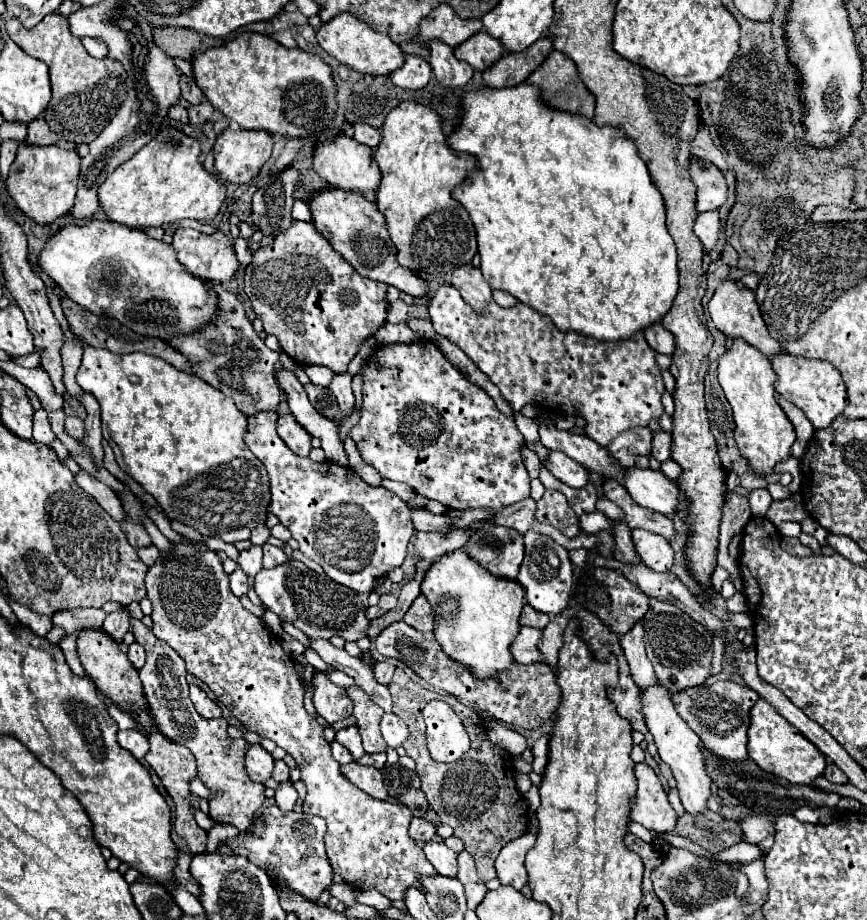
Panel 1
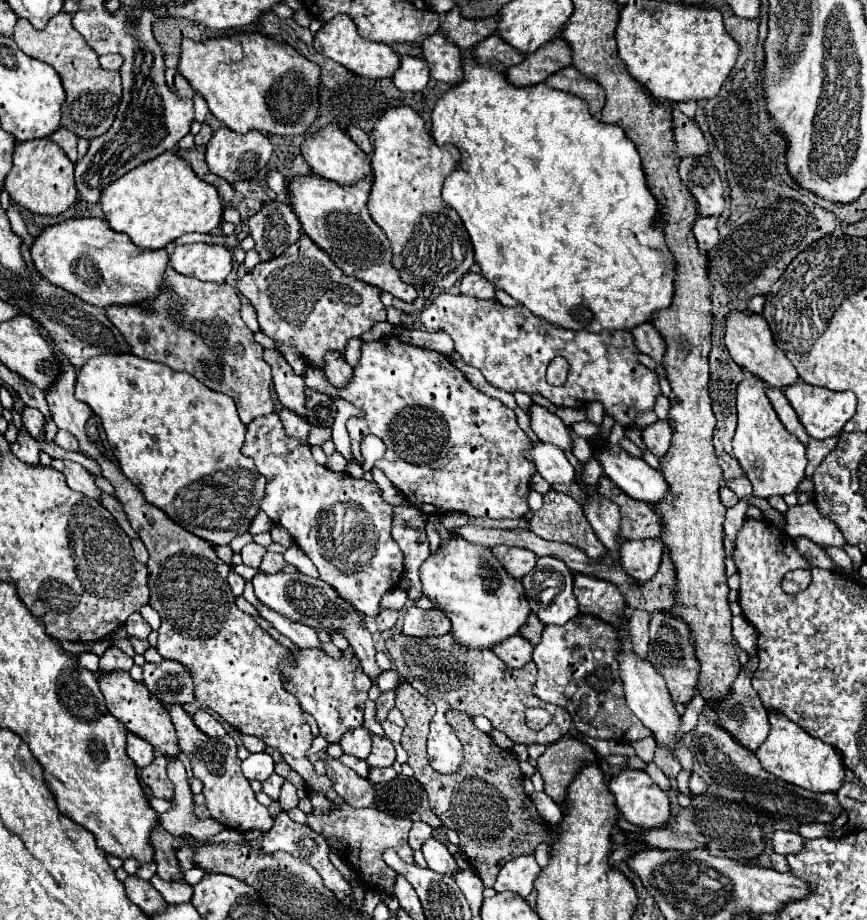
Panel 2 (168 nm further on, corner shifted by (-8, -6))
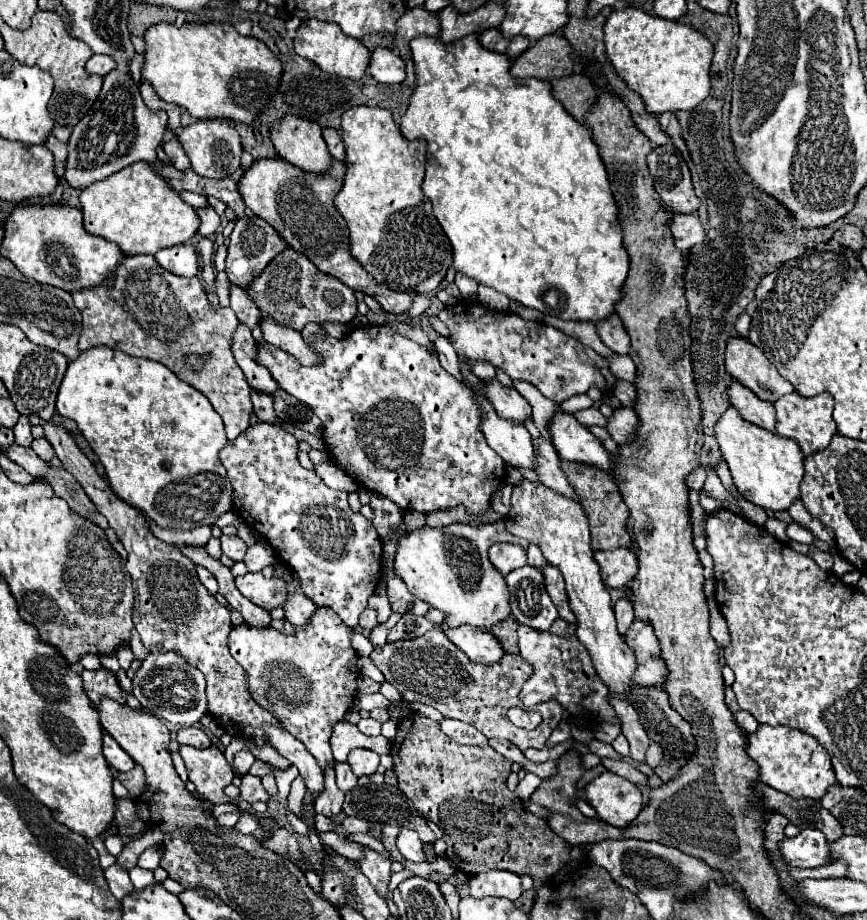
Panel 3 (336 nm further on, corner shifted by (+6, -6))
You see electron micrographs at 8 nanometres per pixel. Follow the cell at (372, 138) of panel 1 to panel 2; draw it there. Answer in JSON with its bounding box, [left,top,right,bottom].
[347,128,371,156]

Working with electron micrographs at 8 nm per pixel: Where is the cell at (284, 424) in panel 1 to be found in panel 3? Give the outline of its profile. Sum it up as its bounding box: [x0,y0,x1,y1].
[251,392,281,424]

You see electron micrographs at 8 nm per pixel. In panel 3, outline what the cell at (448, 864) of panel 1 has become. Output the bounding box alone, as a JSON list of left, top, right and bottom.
[397,828,425,862]

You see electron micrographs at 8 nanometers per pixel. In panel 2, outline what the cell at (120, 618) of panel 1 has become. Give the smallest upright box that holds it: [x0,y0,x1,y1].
[99,646,133,672]

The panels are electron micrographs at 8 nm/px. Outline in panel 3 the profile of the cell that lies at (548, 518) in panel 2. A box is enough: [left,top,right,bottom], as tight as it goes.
[505,480,635,696]

